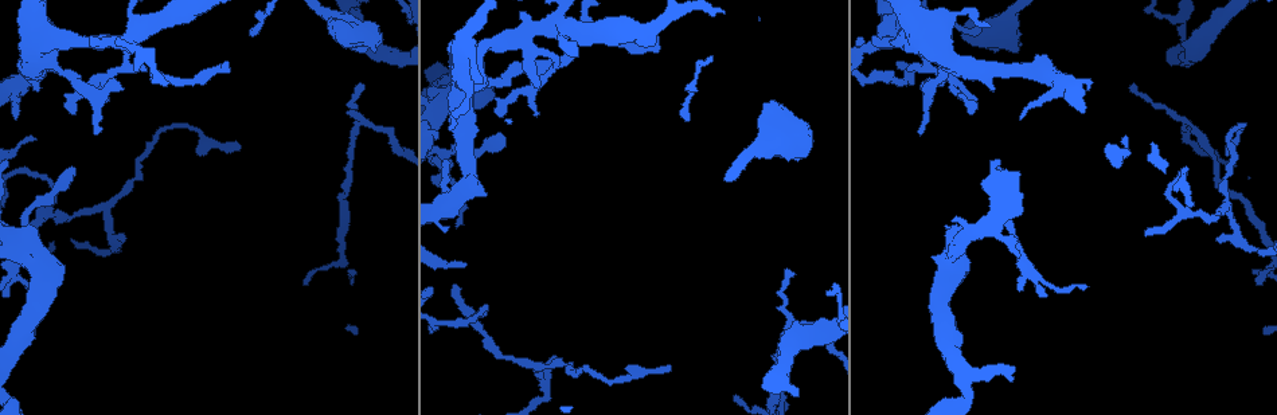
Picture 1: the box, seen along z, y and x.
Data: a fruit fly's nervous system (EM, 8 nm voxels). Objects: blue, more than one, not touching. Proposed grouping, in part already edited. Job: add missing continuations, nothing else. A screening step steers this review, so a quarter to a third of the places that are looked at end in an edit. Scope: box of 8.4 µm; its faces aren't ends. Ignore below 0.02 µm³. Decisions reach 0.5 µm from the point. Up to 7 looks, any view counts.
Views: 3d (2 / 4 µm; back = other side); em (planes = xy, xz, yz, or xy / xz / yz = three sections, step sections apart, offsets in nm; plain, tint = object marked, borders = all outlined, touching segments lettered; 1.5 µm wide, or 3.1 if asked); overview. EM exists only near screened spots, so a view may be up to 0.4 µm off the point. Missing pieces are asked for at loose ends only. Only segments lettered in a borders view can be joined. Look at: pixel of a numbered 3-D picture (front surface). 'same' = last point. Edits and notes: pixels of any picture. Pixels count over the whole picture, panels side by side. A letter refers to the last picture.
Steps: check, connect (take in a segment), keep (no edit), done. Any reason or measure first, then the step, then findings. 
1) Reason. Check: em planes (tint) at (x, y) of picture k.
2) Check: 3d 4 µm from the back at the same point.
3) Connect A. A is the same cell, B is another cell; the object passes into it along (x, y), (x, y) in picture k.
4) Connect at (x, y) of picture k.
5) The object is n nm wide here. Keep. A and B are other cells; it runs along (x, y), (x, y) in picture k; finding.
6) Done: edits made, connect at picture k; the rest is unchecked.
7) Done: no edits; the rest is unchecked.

Branch stops here. Check: em yz step 8 (borders) at (1255, 283) of picture 1.

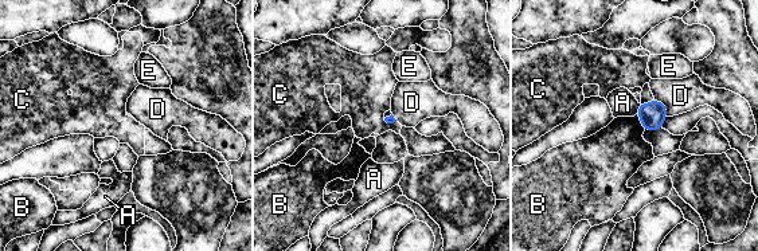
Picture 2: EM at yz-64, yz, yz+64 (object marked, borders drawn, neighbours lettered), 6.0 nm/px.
Cut it another way. Check: em planes (borders) at the same point.

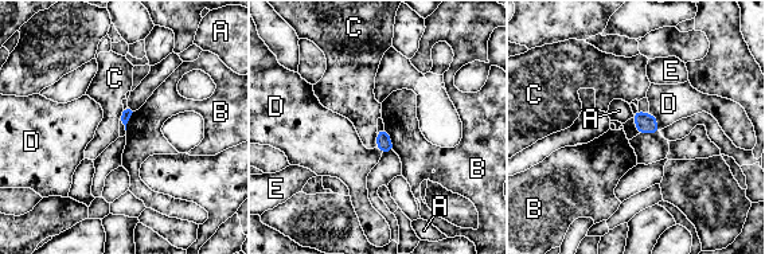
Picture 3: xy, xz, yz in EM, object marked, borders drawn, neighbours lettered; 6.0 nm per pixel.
Keep. A, B, C, D and E are other cells; a border runs along (383, 128), (394, 151) in picture 3; none of them fits.

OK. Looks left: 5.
Thin end. Check: em planes (tint) at (792, 271) of picture 1.

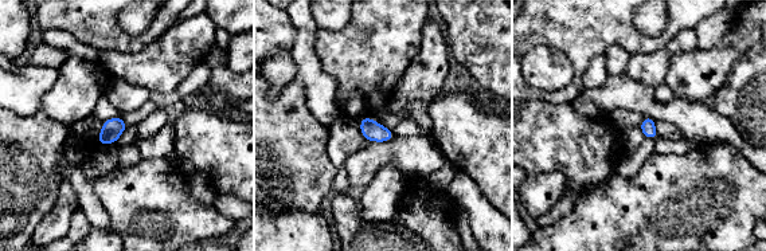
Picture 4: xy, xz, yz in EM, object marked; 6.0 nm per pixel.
What lies round it. Check: em planes (borders) at the same point.

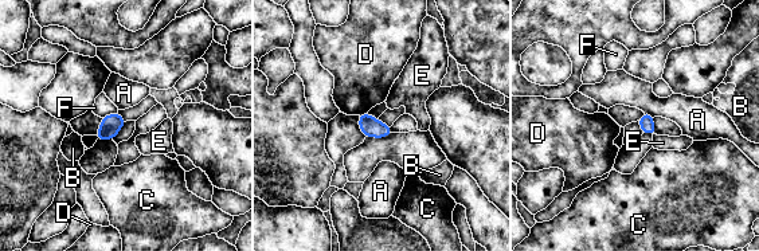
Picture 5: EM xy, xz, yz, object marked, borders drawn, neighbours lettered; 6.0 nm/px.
Keep. A, B, C, D, E and F are other cells; a border runs along (644, 112), (653, 117) in picture 5; no lettered segment goes on from it.

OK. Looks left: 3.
End of a long branch. Check: em planes (borders) at (670, 367) of picture 1.

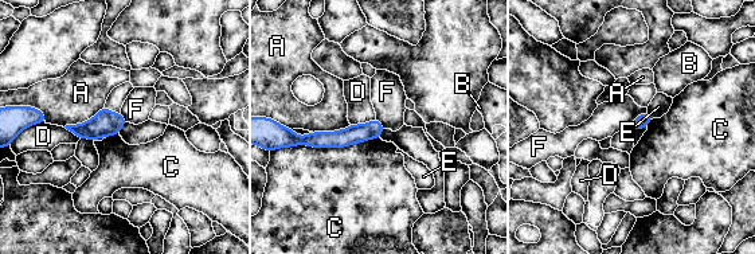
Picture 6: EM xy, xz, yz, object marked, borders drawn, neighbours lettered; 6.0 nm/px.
Keep. A, B, C, D, E and F are other cells; a border runs along (646, 110), (640, 113), (629, 126) in picture 6; none of them fits.

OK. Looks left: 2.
Done: no edits; the rest is unchecked.

